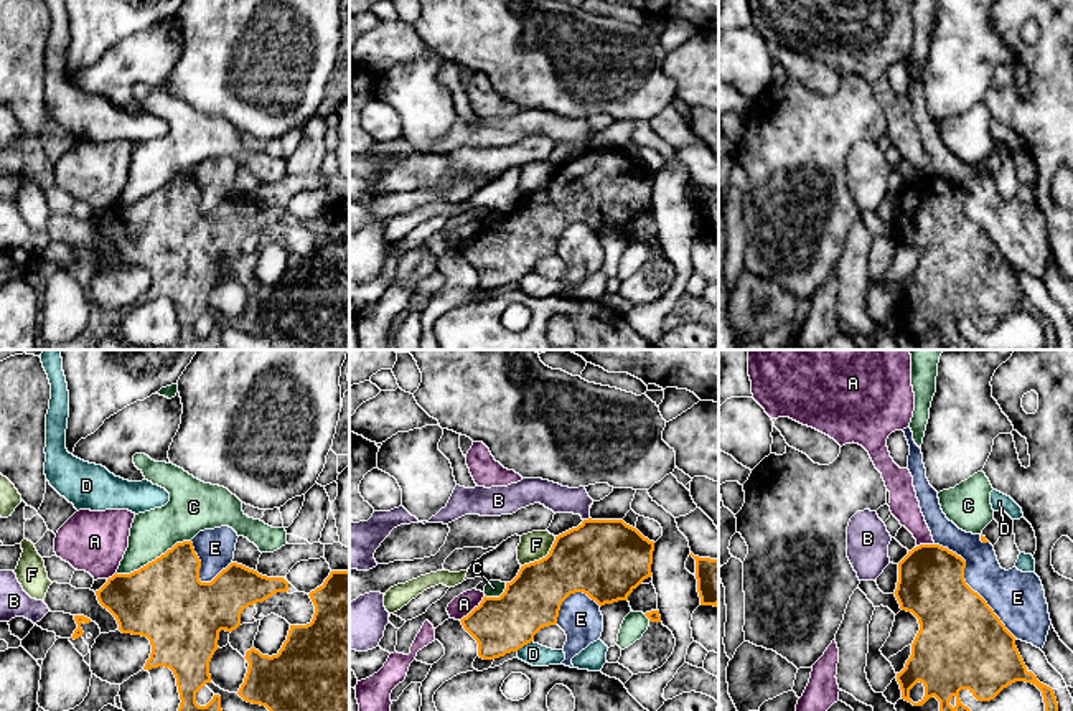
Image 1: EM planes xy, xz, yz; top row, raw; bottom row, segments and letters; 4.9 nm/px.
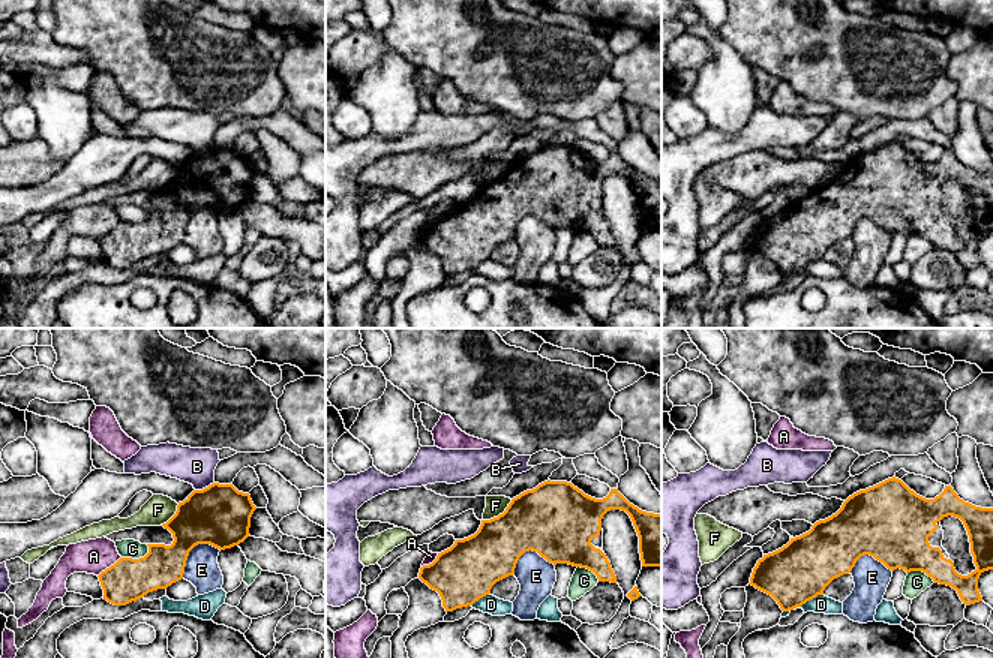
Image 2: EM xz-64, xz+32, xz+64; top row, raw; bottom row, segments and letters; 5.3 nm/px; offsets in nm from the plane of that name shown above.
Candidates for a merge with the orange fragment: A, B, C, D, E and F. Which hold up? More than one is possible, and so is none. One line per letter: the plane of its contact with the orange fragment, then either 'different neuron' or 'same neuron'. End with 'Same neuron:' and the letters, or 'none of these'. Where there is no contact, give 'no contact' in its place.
A: contact in xz; different neuron
B: contact in xz; different neuron
C: contact in xy; different neuron
D: contact in xz; different neuron
E: contact in yz; different neuron
F: contact in xz; different neuron
Same neuron: none of these

